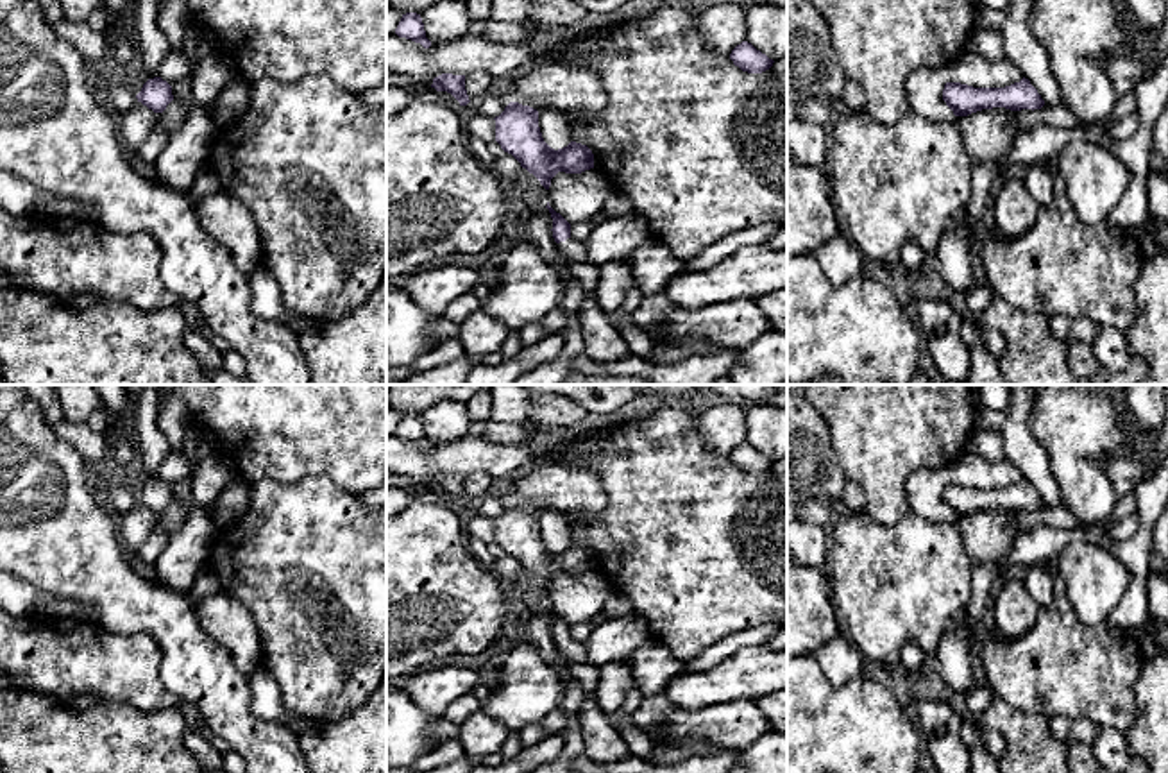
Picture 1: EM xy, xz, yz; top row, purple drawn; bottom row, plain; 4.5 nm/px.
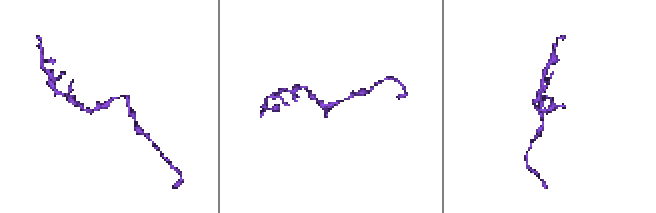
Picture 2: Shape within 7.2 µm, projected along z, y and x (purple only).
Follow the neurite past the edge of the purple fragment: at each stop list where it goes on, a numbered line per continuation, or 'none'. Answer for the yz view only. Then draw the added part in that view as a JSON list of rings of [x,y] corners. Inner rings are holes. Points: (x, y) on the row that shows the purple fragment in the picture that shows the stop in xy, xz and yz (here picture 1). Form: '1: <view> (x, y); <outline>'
none

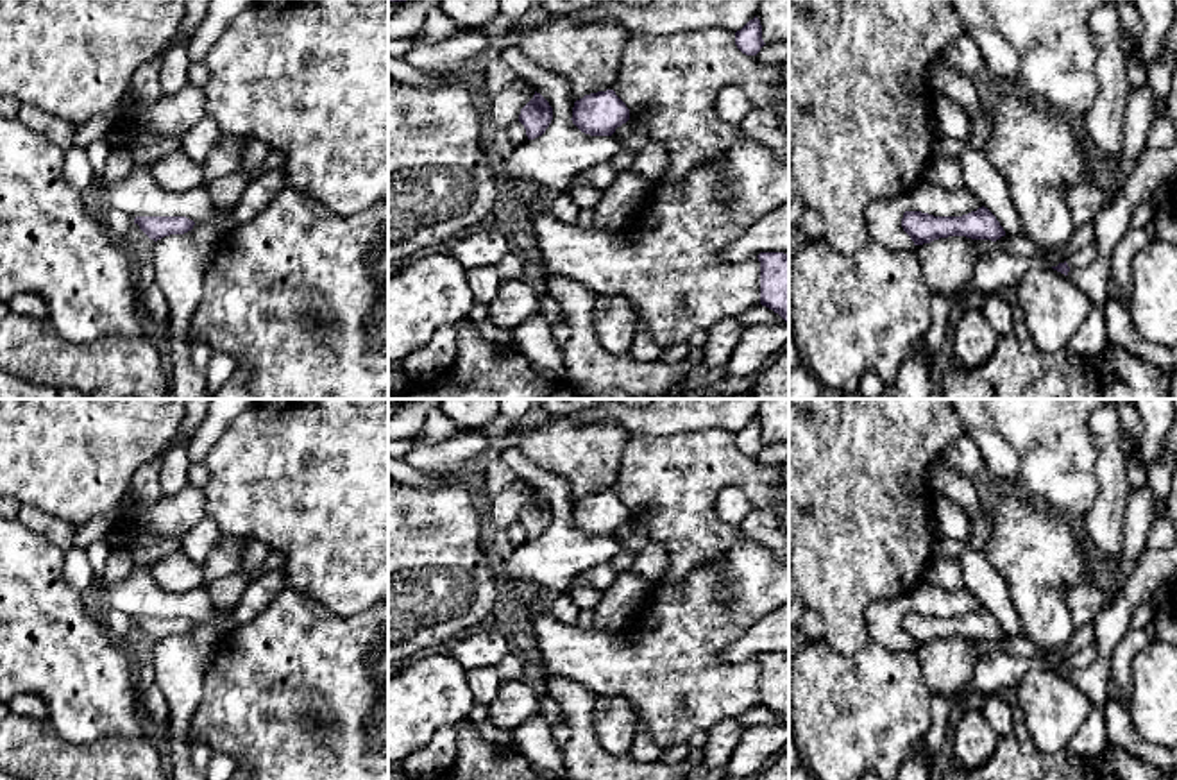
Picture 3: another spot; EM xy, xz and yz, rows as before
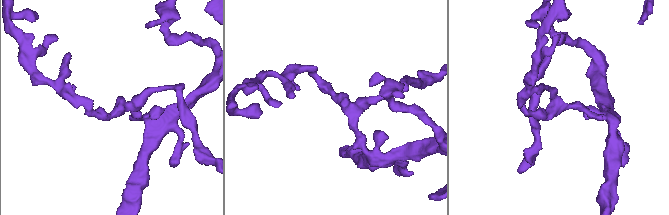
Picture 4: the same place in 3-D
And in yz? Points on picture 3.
none

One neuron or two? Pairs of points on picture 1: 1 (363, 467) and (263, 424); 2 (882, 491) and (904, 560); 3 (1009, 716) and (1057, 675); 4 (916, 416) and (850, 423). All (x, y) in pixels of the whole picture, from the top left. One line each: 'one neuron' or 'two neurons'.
1: one neuron
2: two neurons
3: two neurons
4: one neuron

